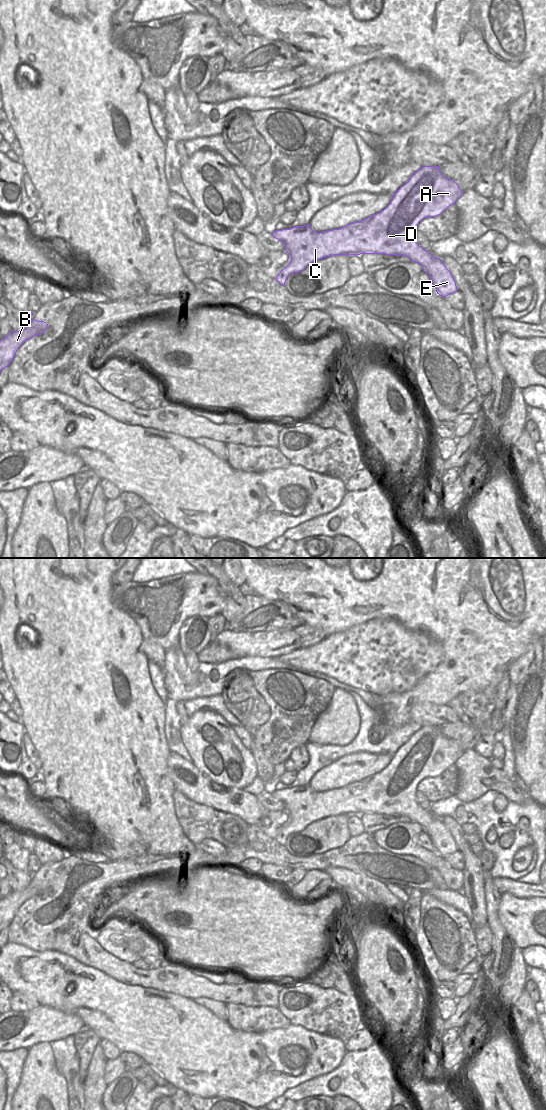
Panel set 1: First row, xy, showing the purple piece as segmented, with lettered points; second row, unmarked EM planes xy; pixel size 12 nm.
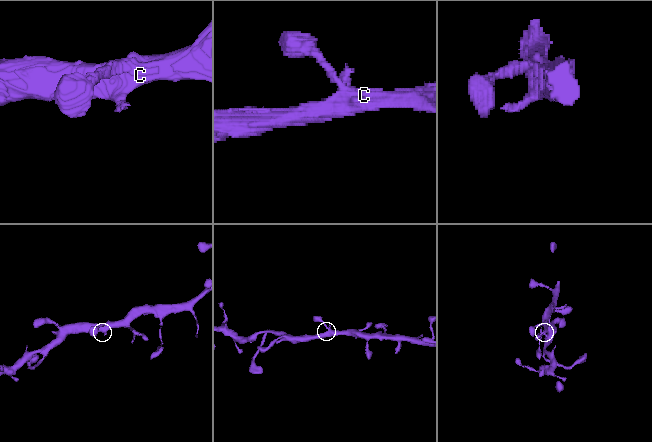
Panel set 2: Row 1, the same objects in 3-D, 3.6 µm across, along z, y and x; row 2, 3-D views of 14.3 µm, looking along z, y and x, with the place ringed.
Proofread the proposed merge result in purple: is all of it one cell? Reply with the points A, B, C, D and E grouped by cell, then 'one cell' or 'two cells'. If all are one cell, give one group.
groups A B C D E; one cell

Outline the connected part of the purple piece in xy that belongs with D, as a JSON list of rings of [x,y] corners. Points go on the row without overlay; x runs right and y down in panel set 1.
[[[423,726],[392,755],[389,765],[384,770],[362,781],[320,793],[313,791],[310,785],[276,790],[272,796],[284,803],[291,821],[275,839],[284,846],[289,835],[303,831],[314,821],[333,815],[404,815],[423,827],[423,831],[429,835],[435,846],[437,854],[441,857],[453,854],[457,851],[457,846],[451,832],[440,818],[434,817],[418,804],[416,788],[424,778],[436,777],[449,766],[454,765],[462,753],[463,751],[455,741],[448,739],[440,732],[440,726]]]

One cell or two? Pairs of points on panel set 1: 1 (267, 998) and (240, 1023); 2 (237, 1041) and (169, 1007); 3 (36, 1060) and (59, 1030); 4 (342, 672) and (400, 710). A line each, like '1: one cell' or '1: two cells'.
1: two cells
2: one cell
3: two cells
4: two cells

